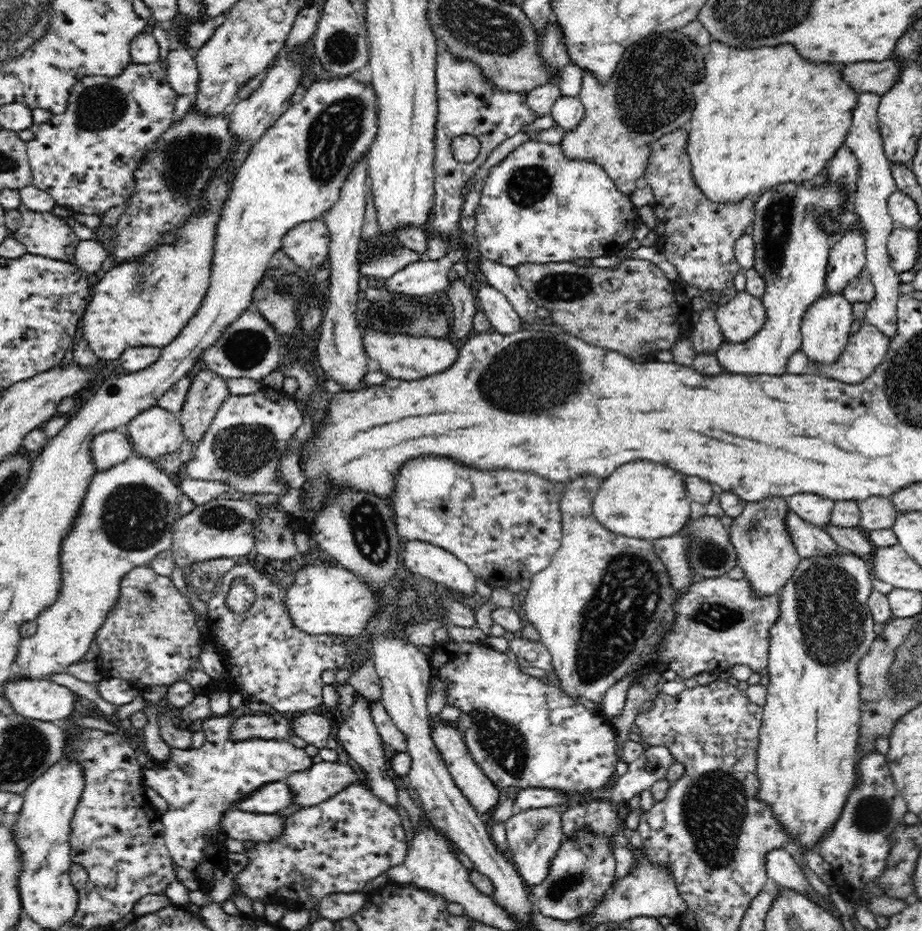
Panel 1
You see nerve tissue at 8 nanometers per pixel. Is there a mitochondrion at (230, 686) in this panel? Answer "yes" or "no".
no

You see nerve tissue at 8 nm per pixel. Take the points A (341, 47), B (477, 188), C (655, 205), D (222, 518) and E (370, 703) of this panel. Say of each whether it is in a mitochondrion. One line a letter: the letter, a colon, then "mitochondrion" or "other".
A: mitochondrion
B: other
C: other
D: mitochondrion
E: other

